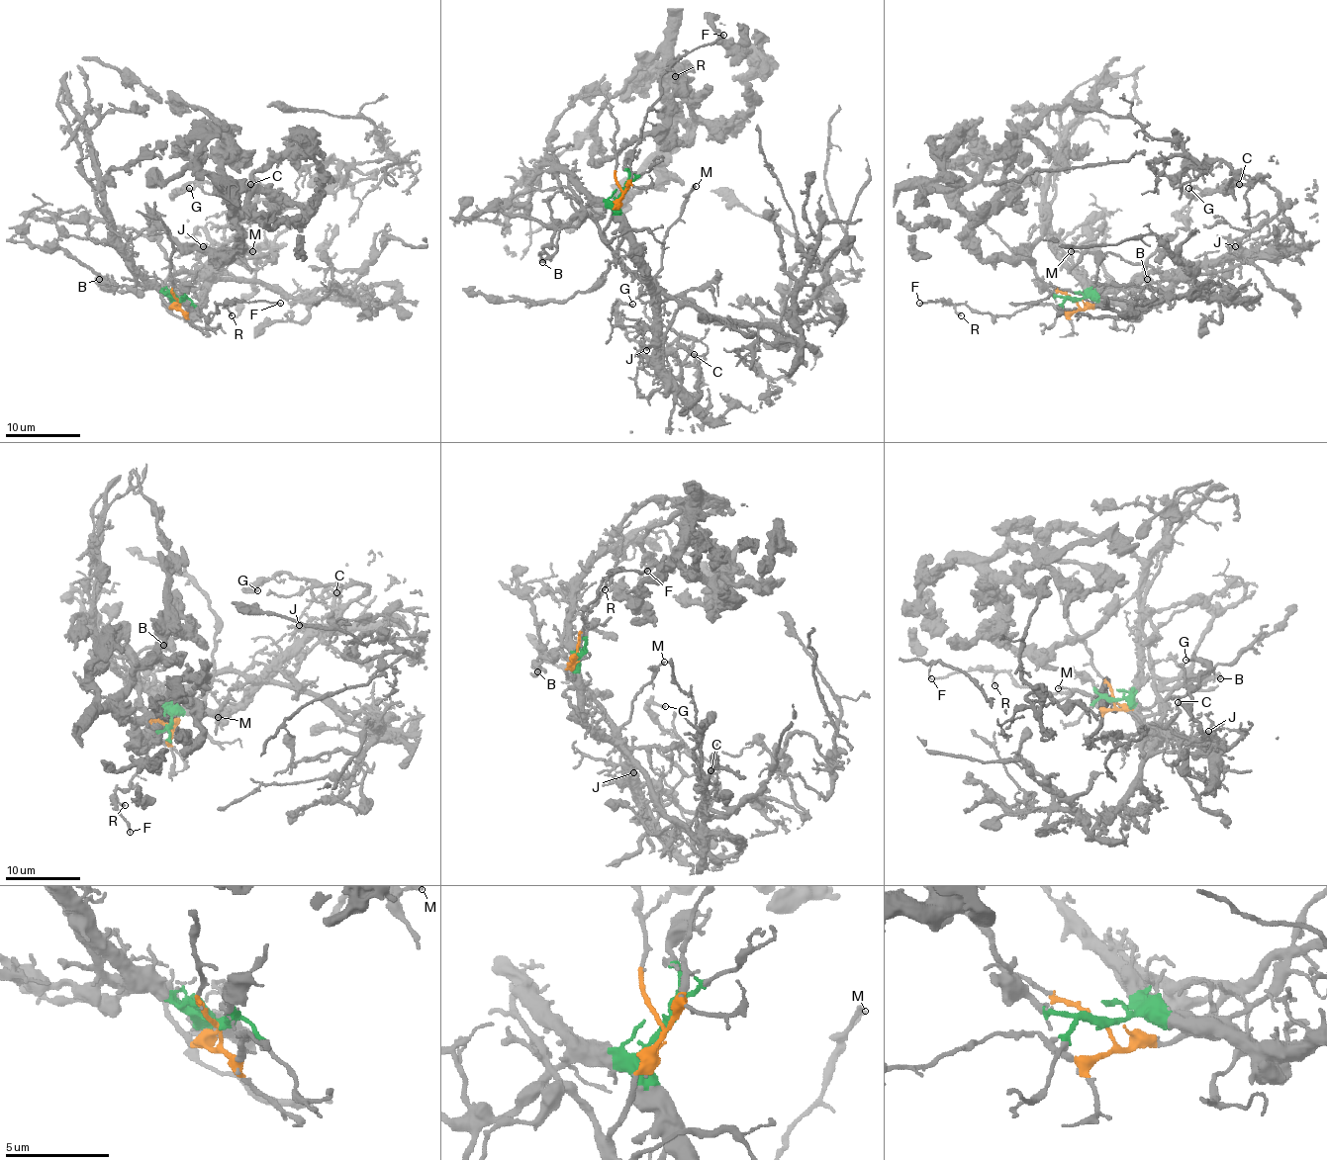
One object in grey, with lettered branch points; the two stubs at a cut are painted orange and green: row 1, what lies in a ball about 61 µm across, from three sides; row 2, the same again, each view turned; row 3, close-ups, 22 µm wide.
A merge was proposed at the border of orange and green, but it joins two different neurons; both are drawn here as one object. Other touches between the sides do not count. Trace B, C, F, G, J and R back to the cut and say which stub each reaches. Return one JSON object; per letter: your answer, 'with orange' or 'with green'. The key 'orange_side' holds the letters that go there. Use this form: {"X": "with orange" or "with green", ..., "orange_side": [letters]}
{"B": "with green", "C": "with green", "F": "with orange", "G": "with green", "J": "with green", "R": "with orange", "orange_side": ["F", "R"]}

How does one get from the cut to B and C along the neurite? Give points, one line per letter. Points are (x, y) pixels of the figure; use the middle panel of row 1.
B: (622, 191), (613, 201), (585, 207), (566, 225), (560, 225), (539, 257), (541, 262)
C: (622, 191), (616, 214), (656, 304), (656, 343), (680, 365), (680, 384), (699, 394), (693, 354)

